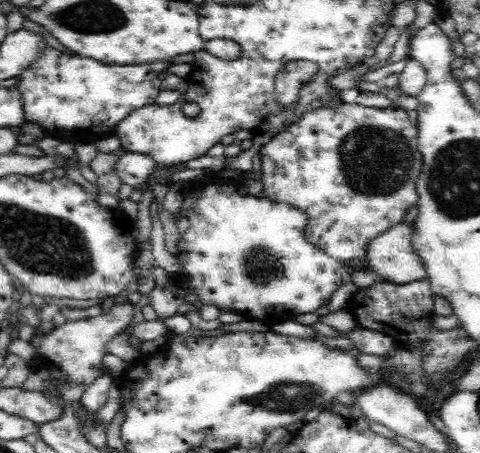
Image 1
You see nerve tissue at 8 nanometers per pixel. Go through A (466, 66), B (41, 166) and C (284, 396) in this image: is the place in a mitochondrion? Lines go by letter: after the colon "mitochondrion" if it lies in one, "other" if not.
A: other
B: other
C: mitochondrion

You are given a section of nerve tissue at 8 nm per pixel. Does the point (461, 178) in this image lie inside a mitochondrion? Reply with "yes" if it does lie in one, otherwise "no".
yes

